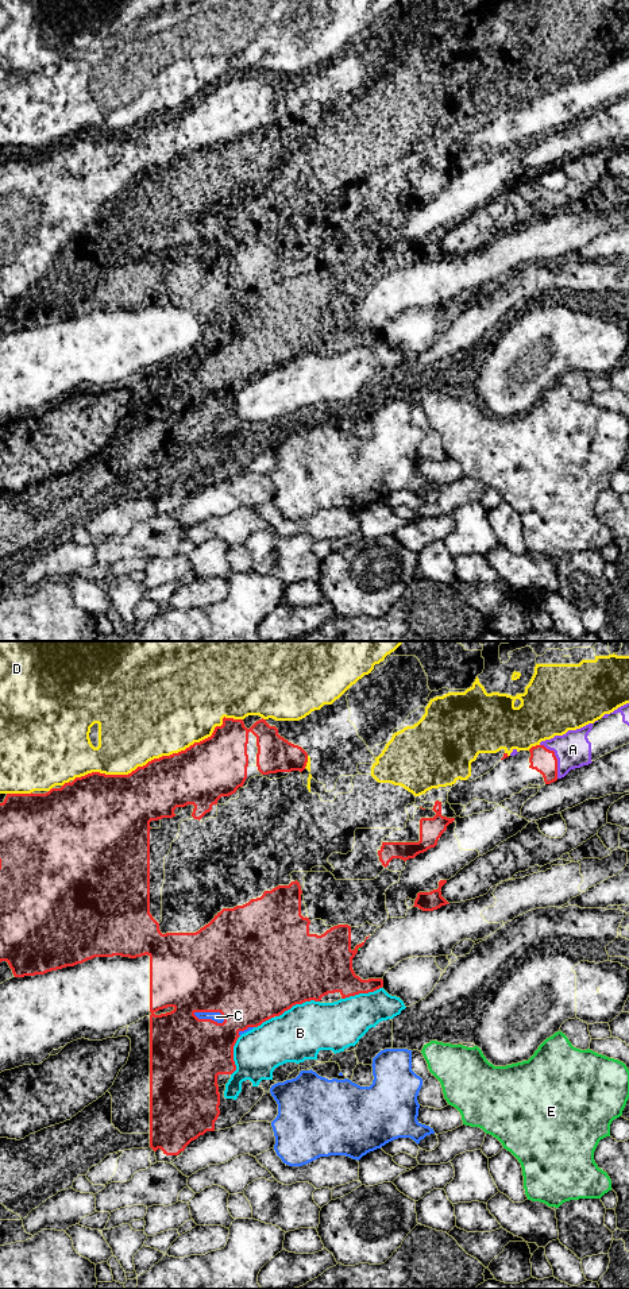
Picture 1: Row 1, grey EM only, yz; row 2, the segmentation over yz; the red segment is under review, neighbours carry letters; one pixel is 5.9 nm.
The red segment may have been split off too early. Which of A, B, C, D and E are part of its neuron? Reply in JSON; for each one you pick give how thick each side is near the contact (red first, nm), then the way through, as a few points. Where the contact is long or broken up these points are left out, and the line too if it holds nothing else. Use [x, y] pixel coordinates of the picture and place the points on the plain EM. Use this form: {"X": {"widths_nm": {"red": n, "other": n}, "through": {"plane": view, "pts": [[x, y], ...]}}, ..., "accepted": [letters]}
{"accepted": []}

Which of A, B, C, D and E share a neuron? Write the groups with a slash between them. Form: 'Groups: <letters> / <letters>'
Groups: A / B / C / D / E

